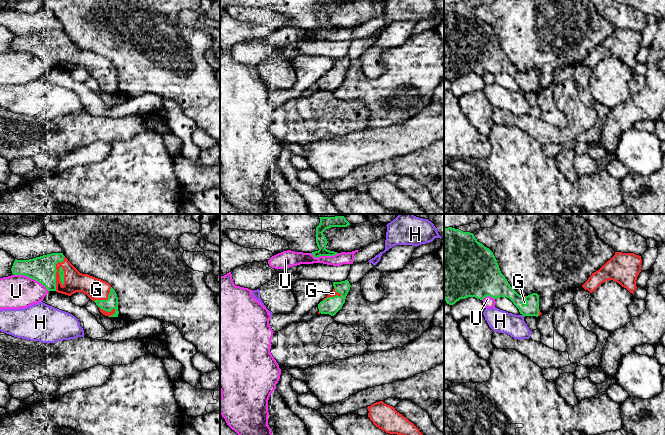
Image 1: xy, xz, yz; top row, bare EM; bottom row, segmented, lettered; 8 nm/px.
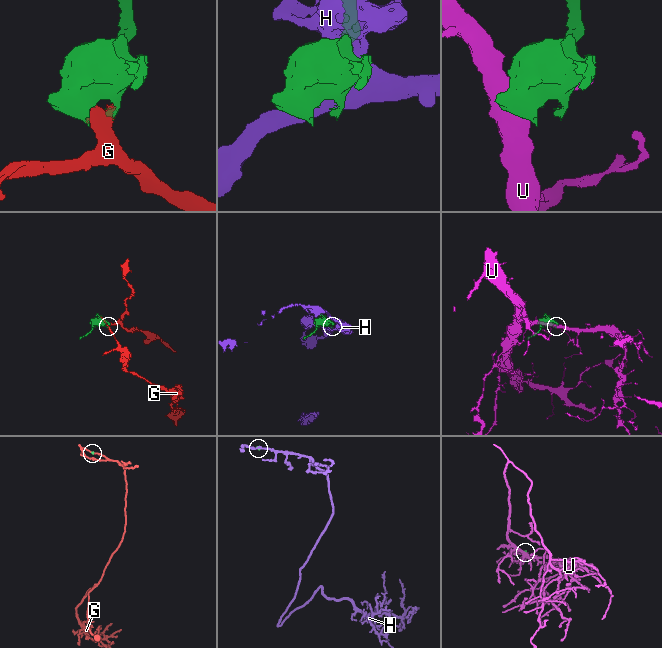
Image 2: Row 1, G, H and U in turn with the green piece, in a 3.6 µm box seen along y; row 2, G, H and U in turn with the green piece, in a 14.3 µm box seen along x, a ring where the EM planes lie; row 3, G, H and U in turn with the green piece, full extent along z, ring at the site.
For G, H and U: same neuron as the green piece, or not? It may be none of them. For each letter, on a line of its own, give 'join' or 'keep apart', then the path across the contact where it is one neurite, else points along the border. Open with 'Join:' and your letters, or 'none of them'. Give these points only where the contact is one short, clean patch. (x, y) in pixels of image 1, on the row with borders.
Join: G
G: join
H: keep apart
U: keep apart

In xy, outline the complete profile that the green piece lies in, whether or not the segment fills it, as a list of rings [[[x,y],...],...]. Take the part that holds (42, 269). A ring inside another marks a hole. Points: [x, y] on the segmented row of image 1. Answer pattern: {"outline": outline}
{"outline": [[[51,253],[29,260],[15,259],[13,275],[25,275],[45,286],[68,296],[76,292],[86,294],[108,317],[118,317],[118,297],[111,285],[101,279],[80,273],[63,255]]]}

